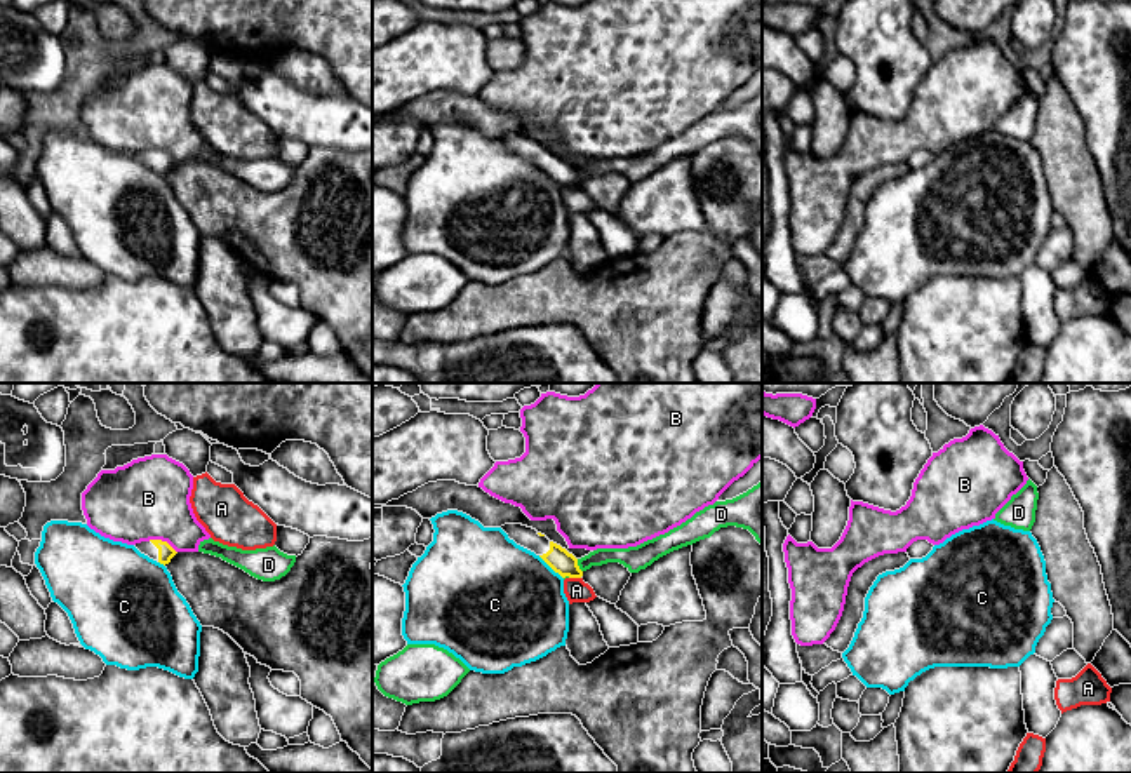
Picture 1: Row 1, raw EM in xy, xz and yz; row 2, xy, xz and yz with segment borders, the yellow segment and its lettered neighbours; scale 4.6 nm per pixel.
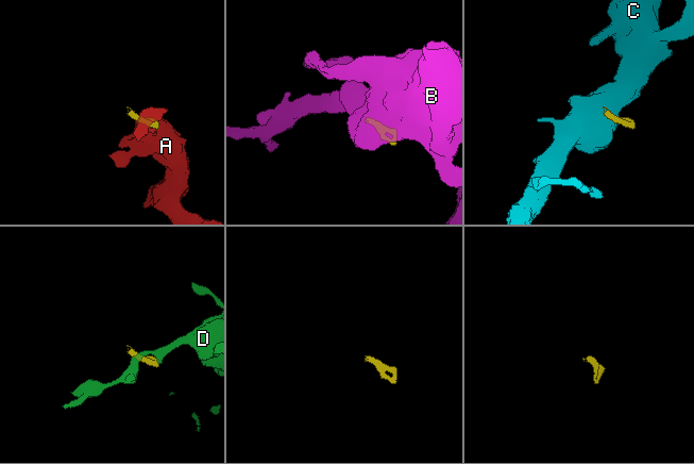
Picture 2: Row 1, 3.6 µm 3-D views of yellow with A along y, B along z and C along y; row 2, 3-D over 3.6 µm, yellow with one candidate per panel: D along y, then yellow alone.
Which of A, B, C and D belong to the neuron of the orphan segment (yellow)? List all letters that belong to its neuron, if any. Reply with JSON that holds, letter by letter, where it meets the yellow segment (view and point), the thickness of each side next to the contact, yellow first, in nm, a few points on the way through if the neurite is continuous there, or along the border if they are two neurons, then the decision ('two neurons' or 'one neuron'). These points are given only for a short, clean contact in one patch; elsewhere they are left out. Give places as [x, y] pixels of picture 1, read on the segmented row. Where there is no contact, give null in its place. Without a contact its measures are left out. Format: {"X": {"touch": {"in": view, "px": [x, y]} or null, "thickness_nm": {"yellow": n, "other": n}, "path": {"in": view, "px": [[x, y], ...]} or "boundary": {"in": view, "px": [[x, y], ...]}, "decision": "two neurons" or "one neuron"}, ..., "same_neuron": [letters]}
{"A": {"touch": {"in": "xz", "px": [575, 577]}, "thickness_nm": {"yellow": 110, "other": 110}, "decision": "two neurons"}, "B": {"touch": {"in": "xy", "px": [160, 540]}, "thickness_nm": {"yellow": 80, "other": 380}, "boundary": {"in": "xy", "px": [[148, 540], [164, 540], [176, 552]]}, "decision": "two neurons"}, "C": {"touch": {"in": "xz", "px": [550, 566]}, "thickness_nm": {"yellow": 110, "other": 500}, "boundary": {"in": "xz", "px": [[538, 556], [562, 578]]}, "decision": "two neurons"}, "D": {"touch": {"in": "xz", "px": [578, 566]}, "thickness_nm": {"yellow": 110, "other": 100}, "decision": "two neurons"}, "same_neuron": []}

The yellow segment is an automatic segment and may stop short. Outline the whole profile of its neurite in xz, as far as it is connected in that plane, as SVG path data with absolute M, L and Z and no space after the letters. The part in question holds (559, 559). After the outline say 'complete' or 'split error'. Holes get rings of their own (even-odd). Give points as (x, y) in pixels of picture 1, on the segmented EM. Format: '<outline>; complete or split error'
M505 524L501 529L517 545L539 555L555 573L562 578L581 578L583 571L578 566L578 559L560 545L550 541L545 534L522 524Z; split error

